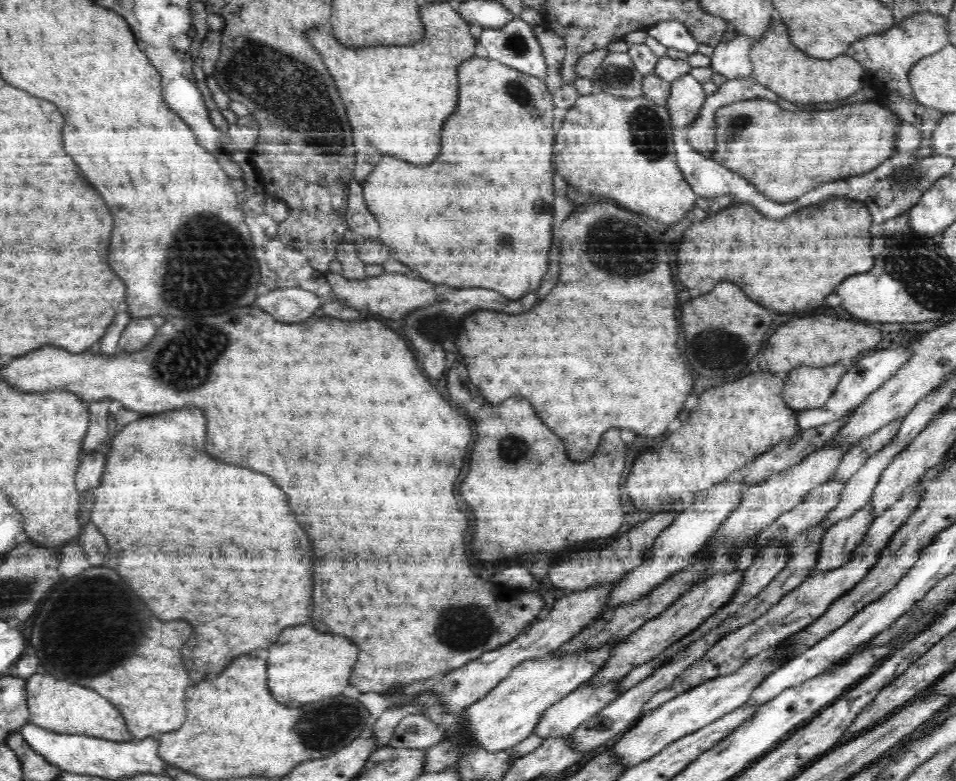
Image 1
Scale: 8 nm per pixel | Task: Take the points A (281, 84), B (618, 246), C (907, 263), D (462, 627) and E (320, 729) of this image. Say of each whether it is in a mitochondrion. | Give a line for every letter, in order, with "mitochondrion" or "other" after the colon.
A: mitochondrion
B: mitochondrion
C: mitochondrion
D: mitochondrion
E: mitochondrion

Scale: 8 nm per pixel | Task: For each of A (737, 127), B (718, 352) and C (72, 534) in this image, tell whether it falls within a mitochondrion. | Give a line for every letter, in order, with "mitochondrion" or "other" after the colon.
A: mitochondrion
B: mitochondrion
C: other

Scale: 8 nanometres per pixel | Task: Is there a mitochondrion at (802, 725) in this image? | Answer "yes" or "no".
no

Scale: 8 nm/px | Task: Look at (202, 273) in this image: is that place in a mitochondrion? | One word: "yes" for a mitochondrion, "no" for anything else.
yes

